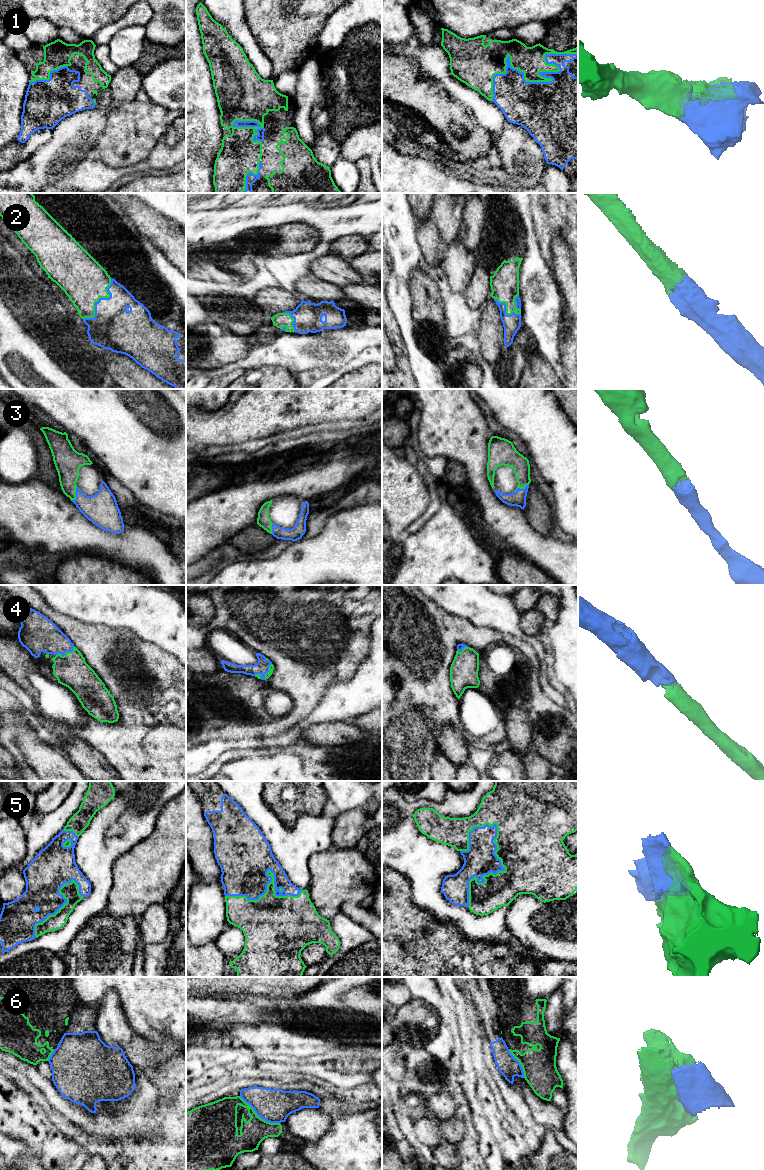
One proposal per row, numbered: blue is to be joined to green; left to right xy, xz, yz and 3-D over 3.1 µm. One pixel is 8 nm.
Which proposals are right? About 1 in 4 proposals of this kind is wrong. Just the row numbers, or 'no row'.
1, 2, 3, 4, 5

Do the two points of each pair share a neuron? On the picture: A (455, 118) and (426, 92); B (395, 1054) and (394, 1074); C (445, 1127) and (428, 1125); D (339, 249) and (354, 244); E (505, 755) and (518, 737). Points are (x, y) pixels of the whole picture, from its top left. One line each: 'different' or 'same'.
A: same
B: same
C: different
D: same
E: different

